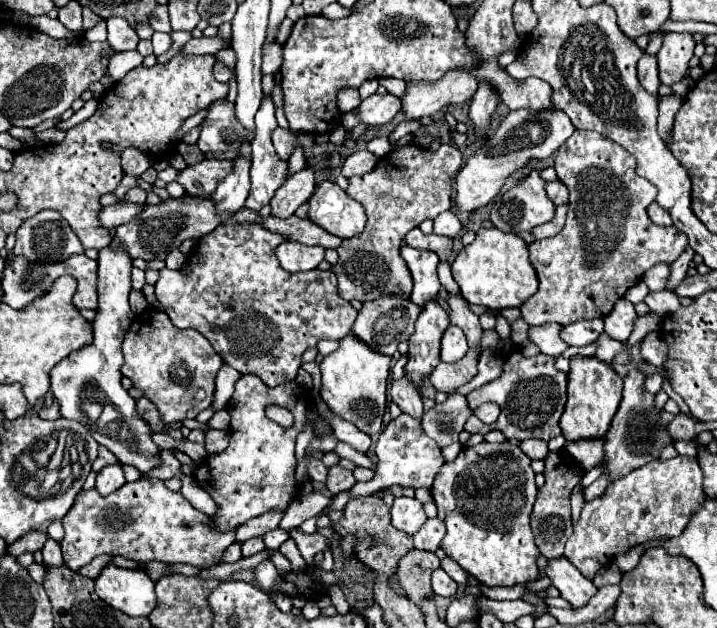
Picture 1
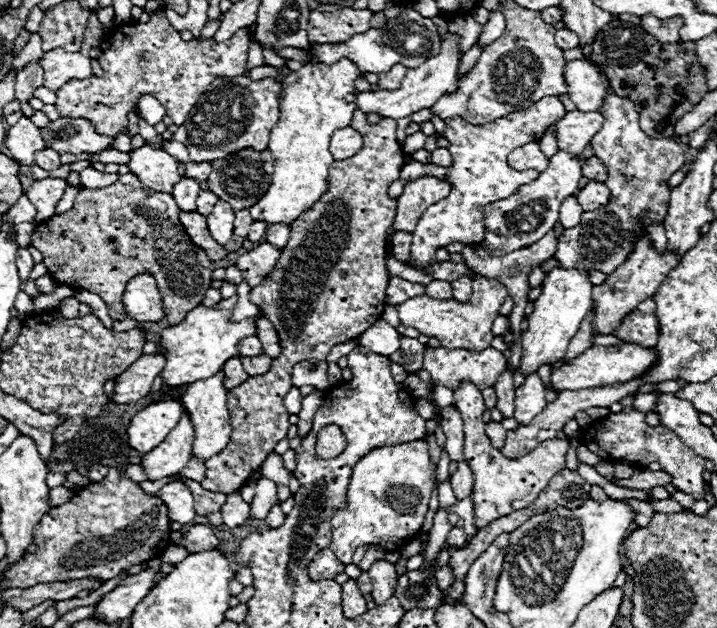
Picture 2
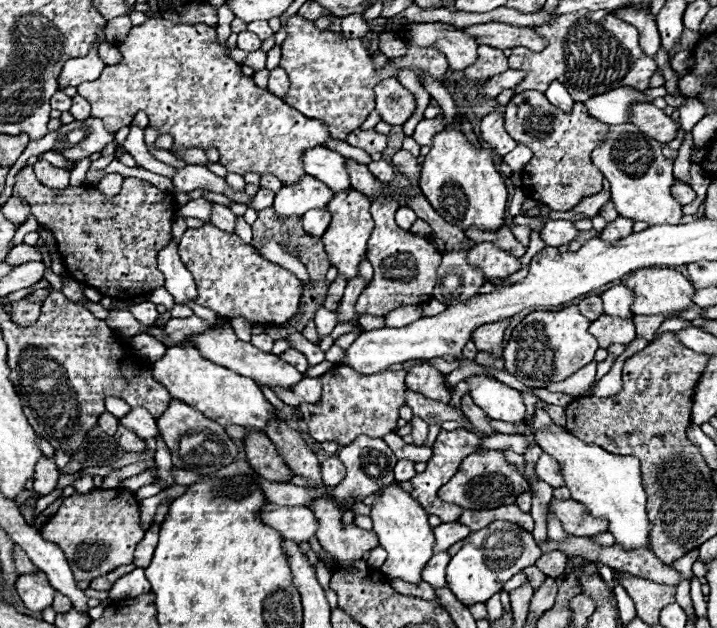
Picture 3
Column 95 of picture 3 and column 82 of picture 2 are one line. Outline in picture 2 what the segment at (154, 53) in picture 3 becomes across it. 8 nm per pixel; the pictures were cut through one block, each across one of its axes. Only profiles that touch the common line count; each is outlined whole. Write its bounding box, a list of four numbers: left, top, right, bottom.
[54,10,250,136]

